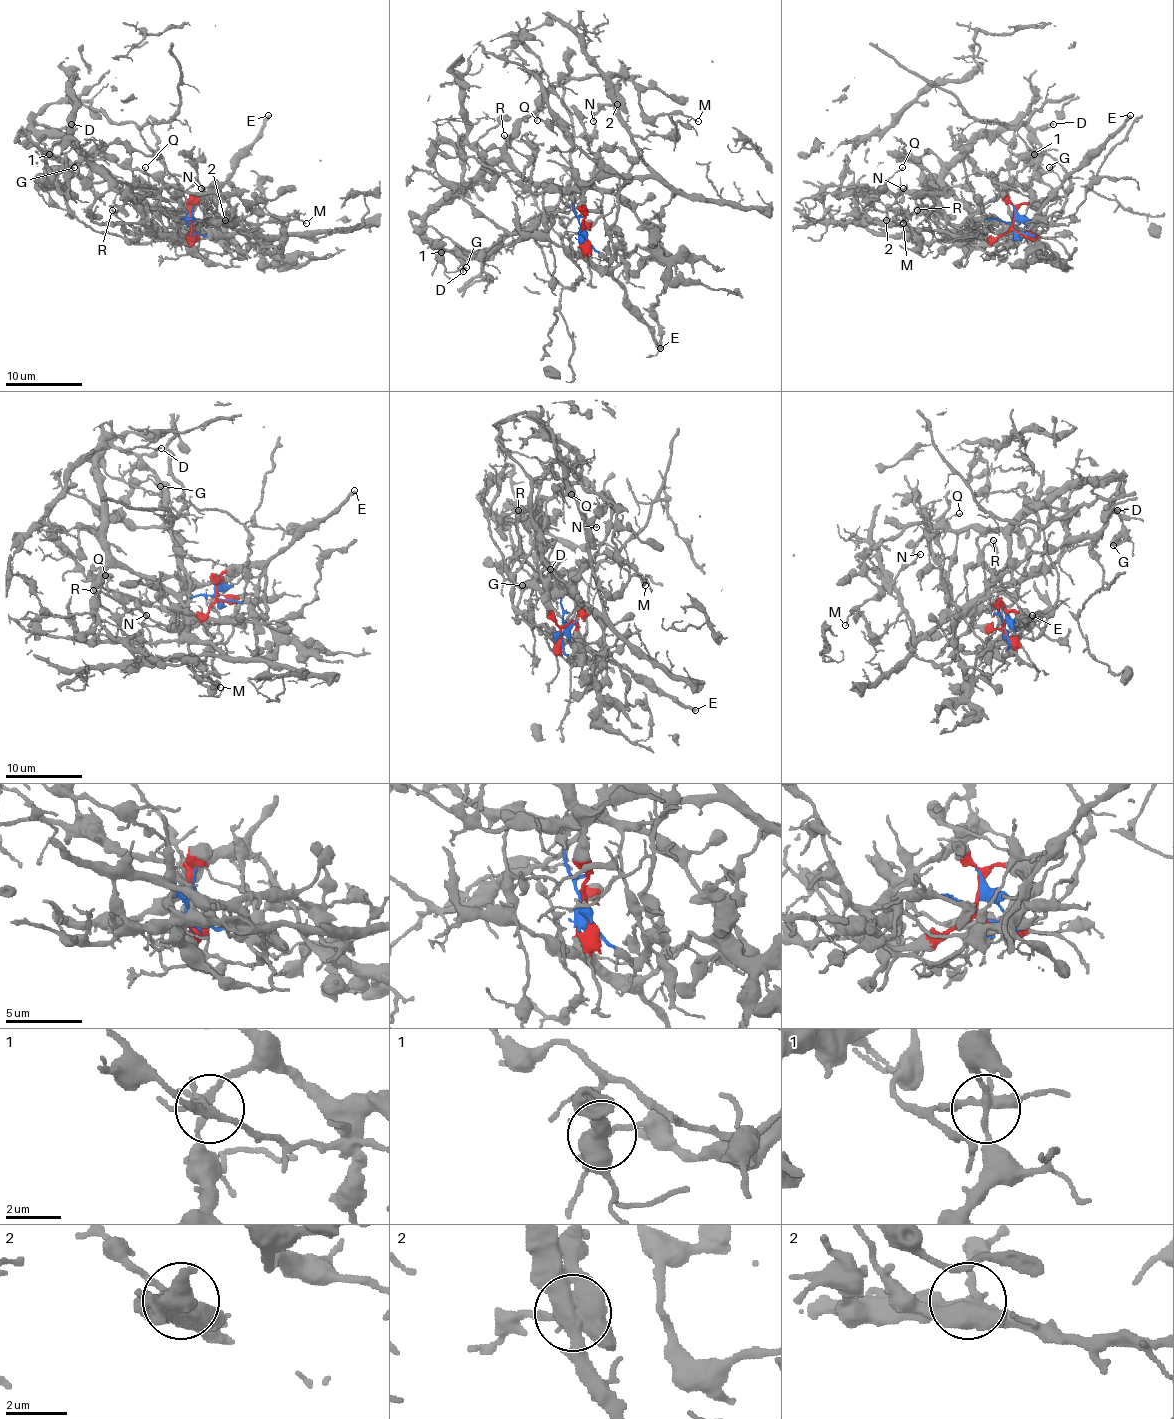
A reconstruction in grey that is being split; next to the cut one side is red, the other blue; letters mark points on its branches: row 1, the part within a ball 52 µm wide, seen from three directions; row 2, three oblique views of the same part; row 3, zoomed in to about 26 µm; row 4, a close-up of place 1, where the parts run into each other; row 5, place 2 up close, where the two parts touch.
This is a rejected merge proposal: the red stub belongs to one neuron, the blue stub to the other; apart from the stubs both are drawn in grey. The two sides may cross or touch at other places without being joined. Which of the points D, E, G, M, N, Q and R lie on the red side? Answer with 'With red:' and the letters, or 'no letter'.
With red: E, R

